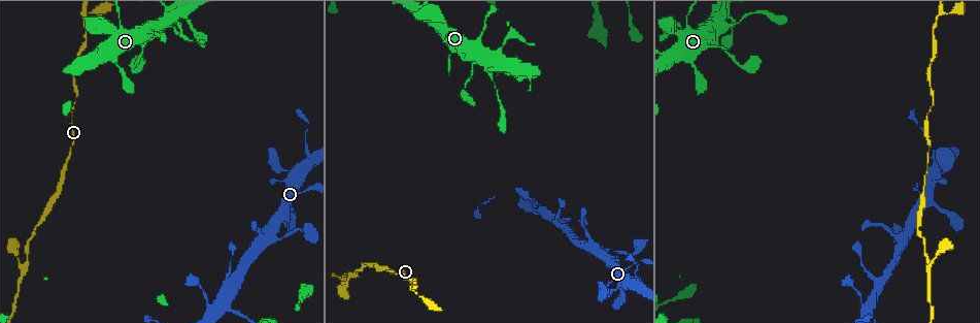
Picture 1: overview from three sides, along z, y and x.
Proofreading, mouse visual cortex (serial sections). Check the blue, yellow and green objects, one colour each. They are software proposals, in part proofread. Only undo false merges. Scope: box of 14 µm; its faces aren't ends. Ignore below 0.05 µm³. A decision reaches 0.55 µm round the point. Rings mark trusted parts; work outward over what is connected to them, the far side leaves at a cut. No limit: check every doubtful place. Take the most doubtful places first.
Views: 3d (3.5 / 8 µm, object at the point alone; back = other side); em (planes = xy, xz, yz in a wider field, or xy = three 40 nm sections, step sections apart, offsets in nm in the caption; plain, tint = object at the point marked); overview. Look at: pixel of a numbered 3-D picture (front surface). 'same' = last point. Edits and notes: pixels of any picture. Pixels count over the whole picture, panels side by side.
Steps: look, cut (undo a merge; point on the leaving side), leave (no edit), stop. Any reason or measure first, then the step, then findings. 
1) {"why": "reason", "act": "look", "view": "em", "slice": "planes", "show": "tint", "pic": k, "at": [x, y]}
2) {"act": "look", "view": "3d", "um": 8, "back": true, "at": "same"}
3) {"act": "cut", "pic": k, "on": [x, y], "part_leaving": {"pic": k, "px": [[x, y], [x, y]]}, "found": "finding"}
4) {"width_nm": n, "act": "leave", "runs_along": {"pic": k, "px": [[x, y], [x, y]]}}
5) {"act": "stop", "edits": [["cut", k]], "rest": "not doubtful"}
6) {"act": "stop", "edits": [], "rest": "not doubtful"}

{"act": "look", "view": "3d", "um": 3.5, "pic": 1, "at": [942, 12]}

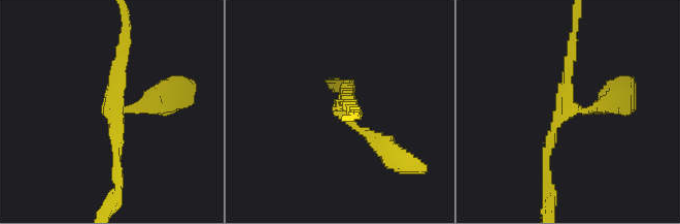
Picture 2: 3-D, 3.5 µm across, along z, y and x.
{"act": "look", "view": "em", "slice": "xy", "step": 1, "show": "tint", "pic": 2, "at": [113, 113]}

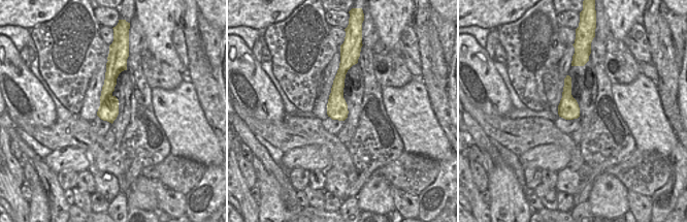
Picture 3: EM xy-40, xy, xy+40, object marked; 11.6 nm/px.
{"act": "leave", "runs_along": {"pic": 2, "px": [[546, 174], [562, 115], [612, 102]]}, "found": "one cell here"}

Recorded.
{"why": "sharp bend", "act": "look", "view": "3d", "um": 3.5, "pic": 1, "at": [928, 265]}

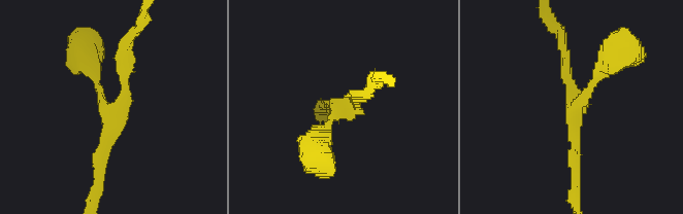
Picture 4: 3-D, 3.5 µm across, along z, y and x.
{"why": "now the EM", "act": "look", "view": "em", "slice": "xy", "step": 5, "show": "plain", "pic": 4, "at": [575, 109]}

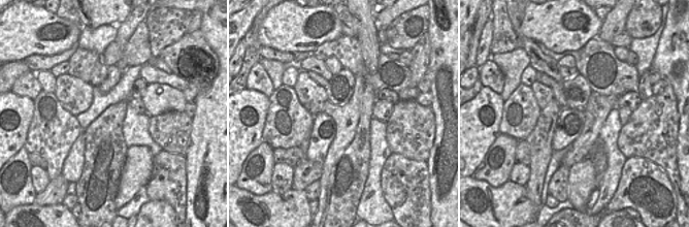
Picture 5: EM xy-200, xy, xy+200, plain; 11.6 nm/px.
{"act": "look", "view": "em", "slice": "xy", "step": 5, "show": "tint", "at": "same"}

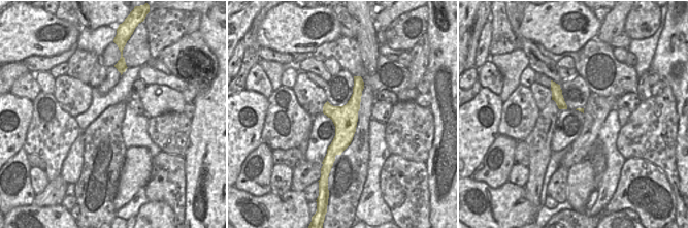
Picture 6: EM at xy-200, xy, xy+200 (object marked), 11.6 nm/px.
{"arms": 3, "arm_widths_nm": [100, 150, 150], "act": "leave", "runs_along": {"pic": 4, "px": [[358, 94], [317, 143]]}, "found": "continuous, no second cell"}

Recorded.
{"why": "abrupt turn", "act": "look", "view": "3d", "um": 3.5, "pic": 1, "at": [512, 34]}

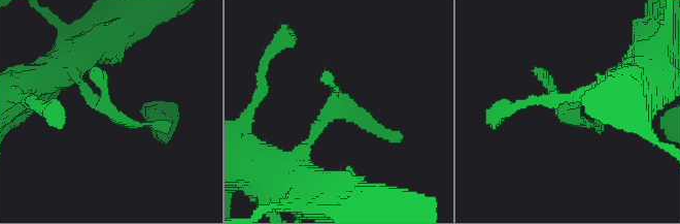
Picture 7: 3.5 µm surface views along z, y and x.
{"act": "look", "view": "em", "slice": "xy", "step": 3, "show": "tint", "pic": 7, "at": [109, 107]}

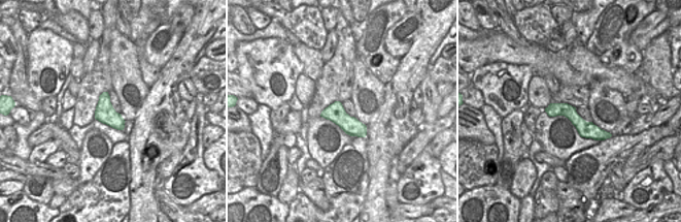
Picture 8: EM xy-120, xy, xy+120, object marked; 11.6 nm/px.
{"act": "leave", "found": "one cell here"}

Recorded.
{"act": "stop", "edits": [], "rest": "not doubtful"}

